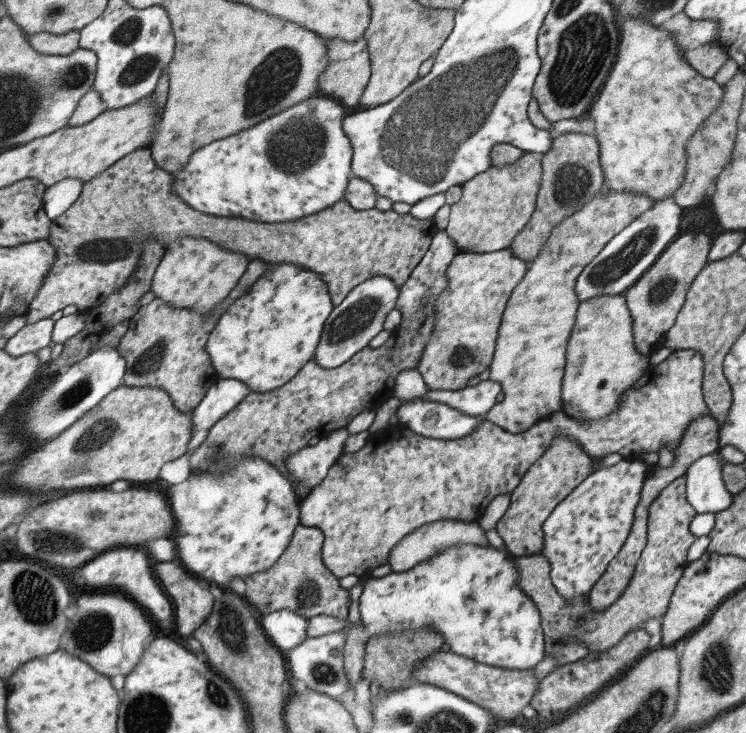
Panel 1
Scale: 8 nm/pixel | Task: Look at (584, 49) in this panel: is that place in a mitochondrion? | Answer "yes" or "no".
yes

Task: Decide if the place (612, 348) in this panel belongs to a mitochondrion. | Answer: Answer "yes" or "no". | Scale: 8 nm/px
no

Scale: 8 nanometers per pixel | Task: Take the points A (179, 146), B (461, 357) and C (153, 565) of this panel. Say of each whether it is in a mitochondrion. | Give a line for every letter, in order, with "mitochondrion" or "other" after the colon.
A: other
B: mitochondrion
C: other

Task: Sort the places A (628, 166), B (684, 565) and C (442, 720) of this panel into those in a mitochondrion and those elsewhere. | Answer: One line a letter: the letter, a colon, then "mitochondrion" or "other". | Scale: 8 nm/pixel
A: other
B: other
C: mitochondrion

